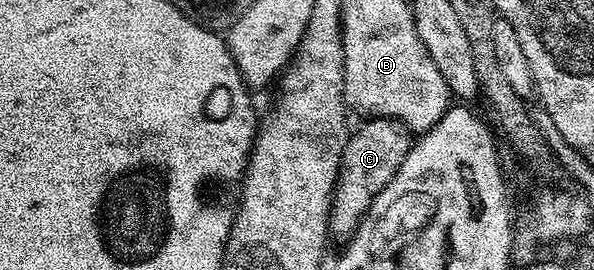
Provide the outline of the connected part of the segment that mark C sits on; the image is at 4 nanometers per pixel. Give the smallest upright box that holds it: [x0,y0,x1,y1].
[329,117,411,239]

